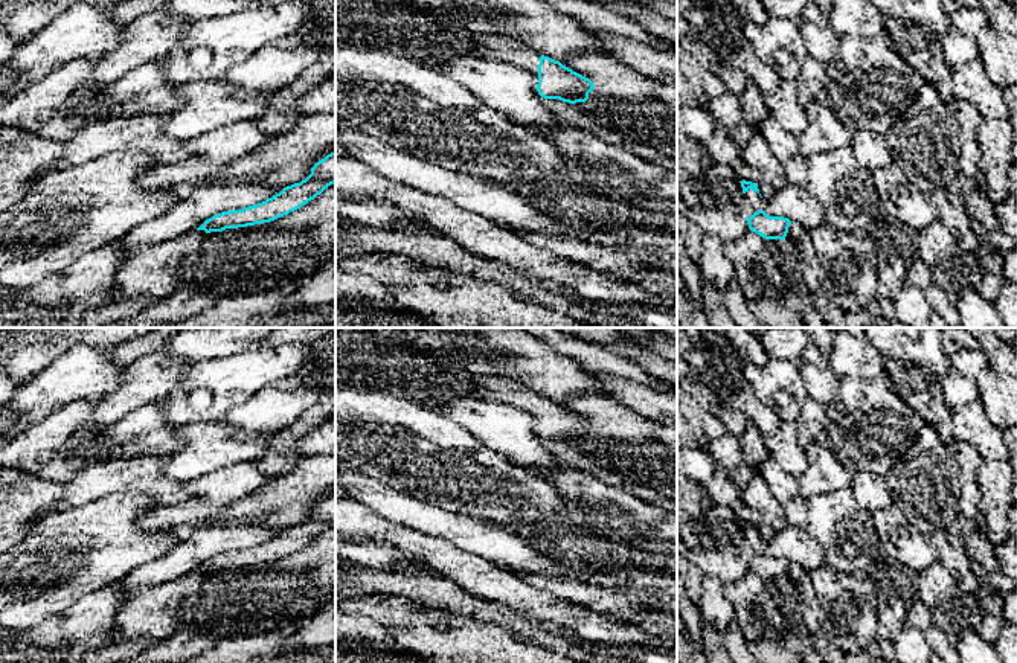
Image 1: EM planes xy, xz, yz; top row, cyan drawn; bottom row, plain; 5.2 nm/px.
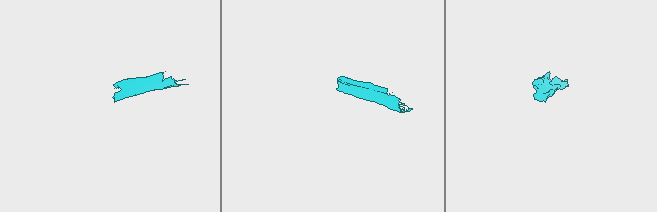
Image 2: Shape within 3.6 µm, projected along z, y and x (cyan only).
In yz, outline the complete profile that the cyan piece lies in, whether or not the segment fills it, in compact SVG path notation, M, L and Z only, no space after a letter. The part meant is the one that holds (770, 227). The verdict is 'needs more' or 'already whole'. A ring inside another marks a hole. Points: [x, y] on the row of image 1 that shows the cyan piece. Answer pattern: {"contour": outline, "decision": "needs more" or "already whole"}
{"contour": "M739 181L743 187L741 215L746 218L749 229L765 239L785 239L791 221L784 216L770 216L764 212L765 201L762 200L758 183Z", "decision": "needs more"}

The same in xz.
{"contour": "M505 35L468 37L483 58L509 62L534 73L537 76L535 88L544 99L560 99L569 104L585 102L595 88L589 78L514 38Z", "decision": "needs more"}

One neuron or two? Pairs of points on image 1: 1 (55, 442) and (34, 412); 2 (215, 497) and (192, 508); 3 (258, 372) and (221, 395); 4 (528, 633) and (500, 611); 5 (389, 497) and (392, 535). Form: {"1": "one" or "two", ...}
{"1": "two", "2": "one", "3": "one", "4": "one", "5": "two"}

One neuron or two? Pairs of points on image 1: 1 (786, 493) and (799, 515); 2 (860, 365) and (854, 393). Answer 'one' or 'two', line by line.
1: one
2: two

